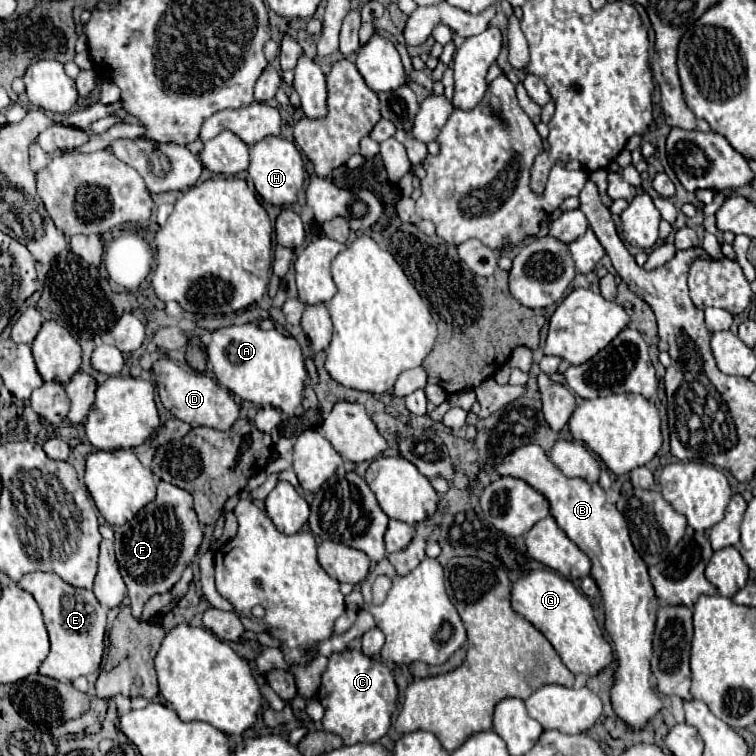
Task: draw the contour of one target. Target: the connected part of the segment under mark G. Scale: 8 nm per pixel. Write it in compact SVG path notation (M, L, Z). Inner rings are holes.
M533 570L521 576L511 588L511 606L519 616L531 622L551 642L551 646L561 656L563 664L573 674L581 672L593 676L611 662L611 646L607 644L601 634L601 628L595 622L589 600L557 572Z

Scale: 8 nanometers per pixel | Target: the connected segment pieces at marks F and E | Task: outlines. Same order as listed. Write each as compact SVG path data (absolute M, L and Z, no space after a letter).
M167 482L157 484L157 498L147 504L131 522L115 528L115 554L121 576L129 588L135 618L141 618L141 610L153 594L163 594L173 588L183 570L195 558L201 540L203 530L193 510L191 494Z
M33 572L23 576L19 586L37 600L51 640L51 652L41 664L39 674L65 682L64 684L71 684L83 694L87 694L86 691L95 691L94 683L101 671L103 660L107 610L95 600L95 594L91 590L69 586L57 574Z

